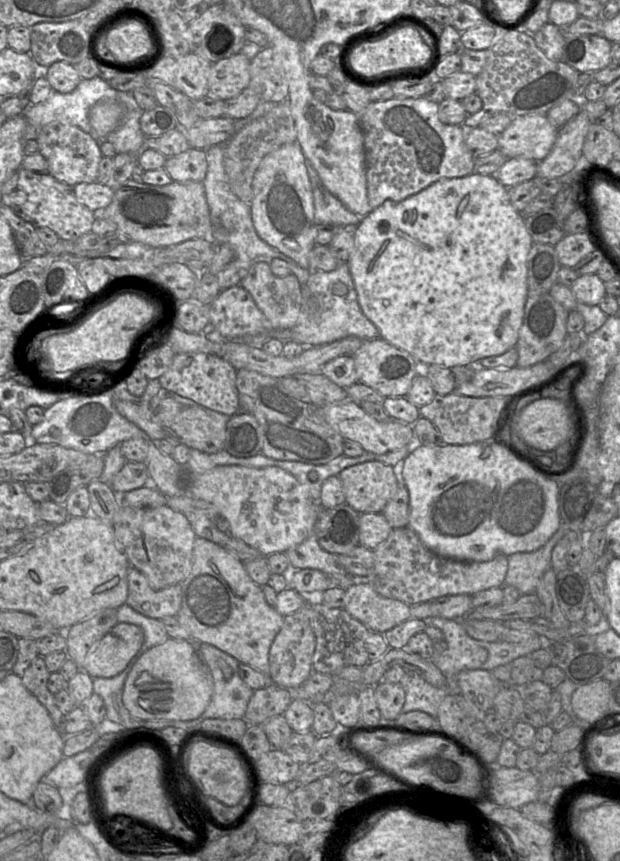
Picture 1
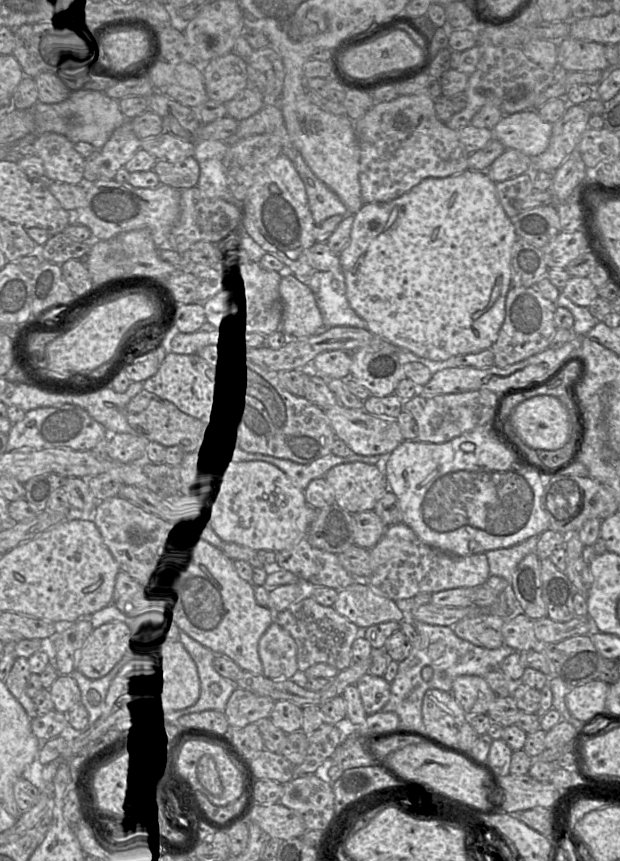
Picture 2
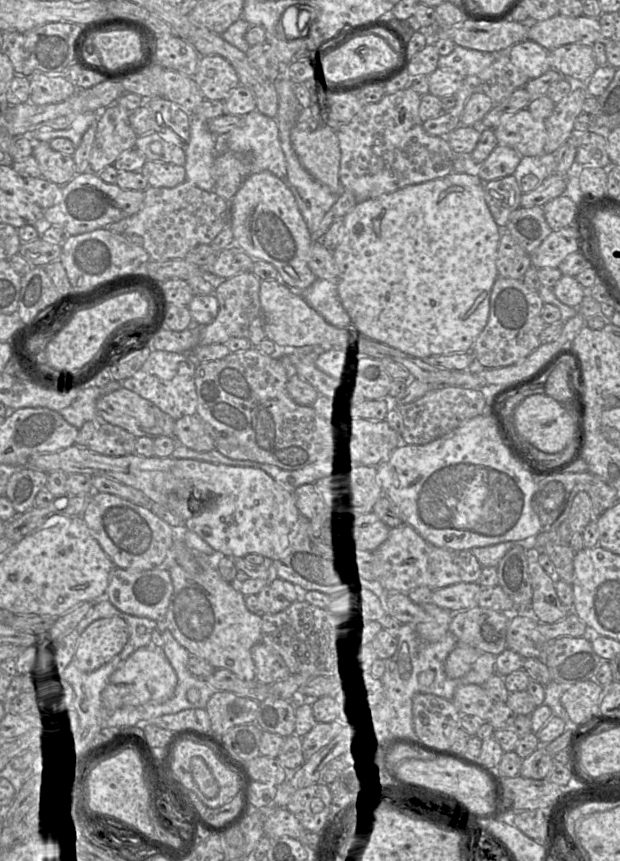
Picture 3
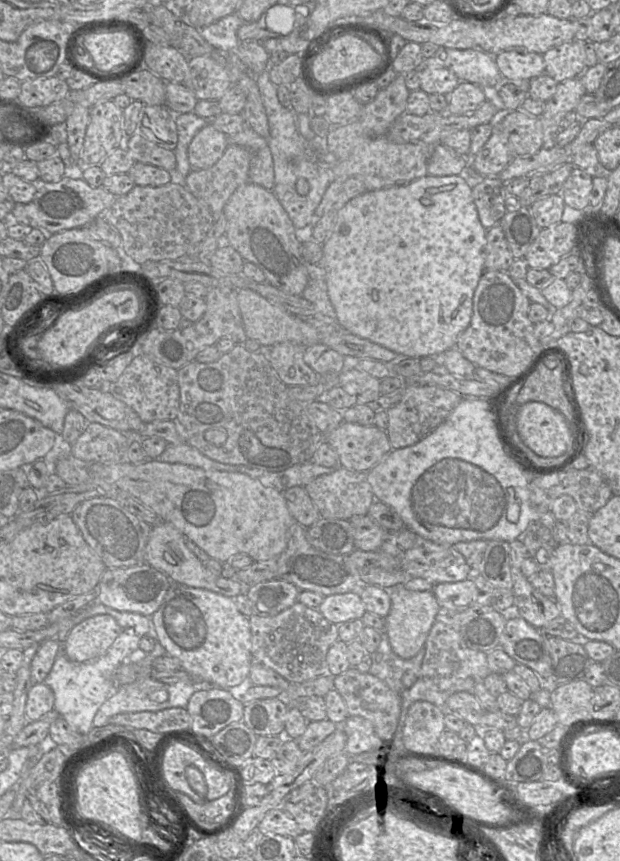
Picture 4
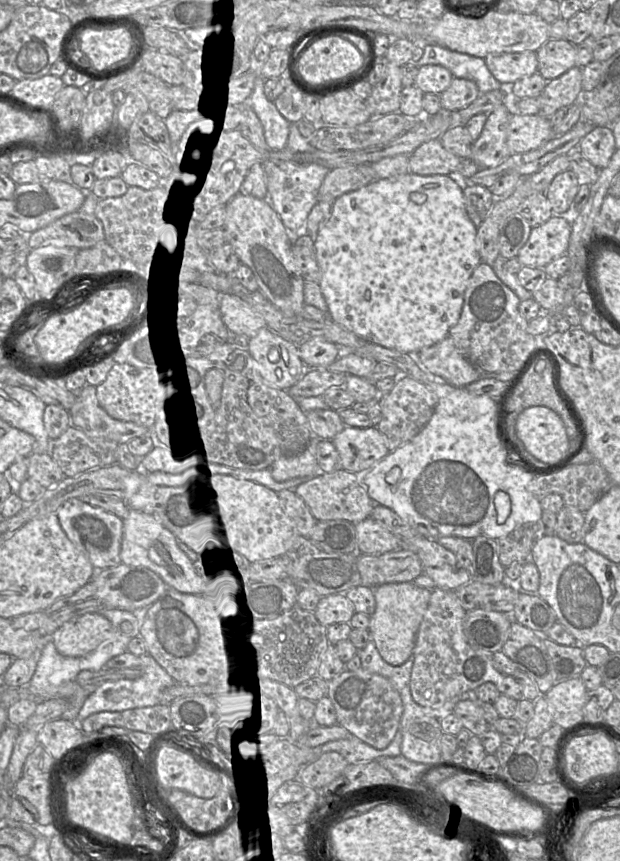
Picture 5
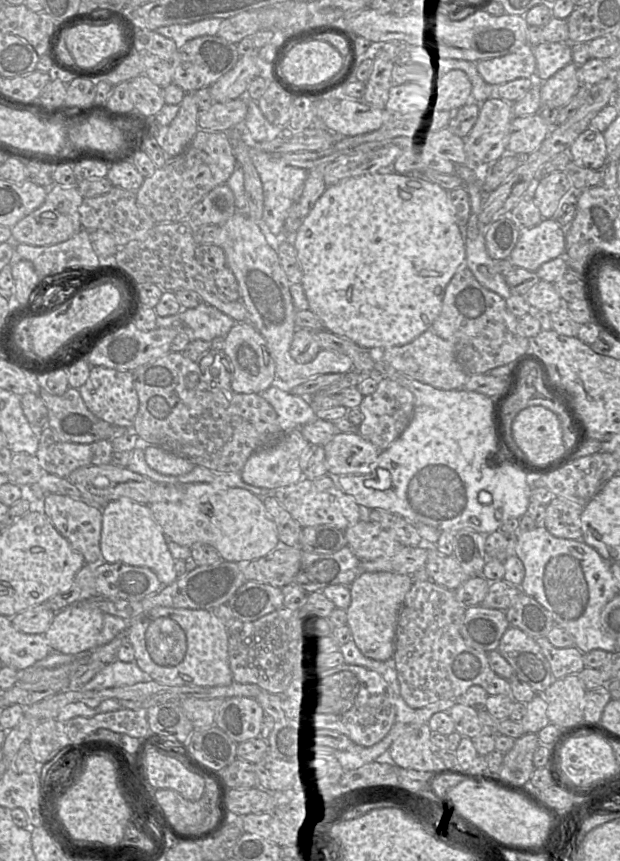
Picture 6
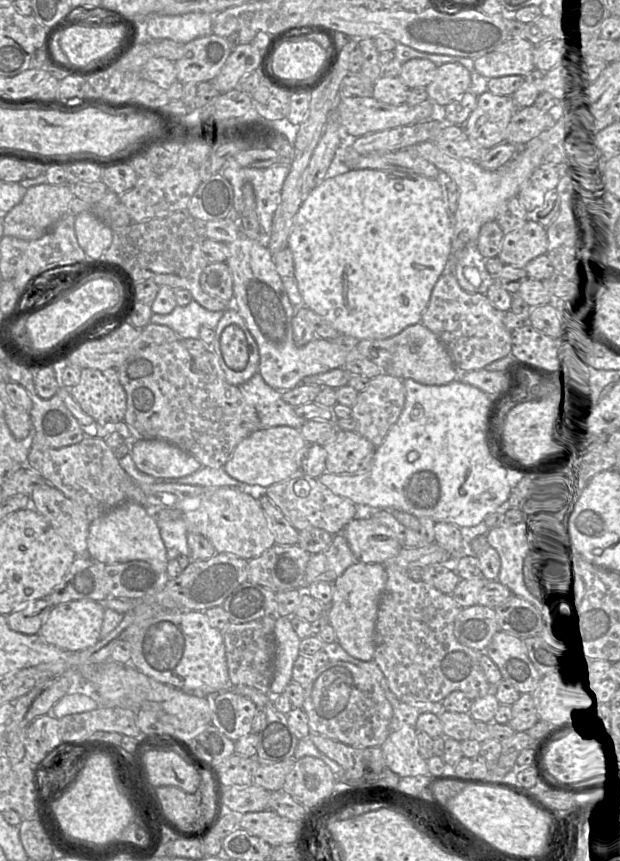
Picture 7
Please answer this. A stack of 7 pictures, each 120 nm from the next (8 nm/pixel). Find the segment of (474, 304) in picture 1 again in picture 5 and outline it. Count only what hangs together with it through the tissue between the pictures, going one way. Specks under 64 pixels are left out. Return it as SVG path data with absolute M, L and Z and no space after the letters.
M406 173L386 179L376 179L370 184L338 197L331 207L329 218L314 237L315 255L320 268L319 285L328 306L327 316L360 339L415 355L448 336L450 328L458 321L464 292L475 268L482 263L476 247L477 227L467 215L463 194L464 184L455 175L417 175Z

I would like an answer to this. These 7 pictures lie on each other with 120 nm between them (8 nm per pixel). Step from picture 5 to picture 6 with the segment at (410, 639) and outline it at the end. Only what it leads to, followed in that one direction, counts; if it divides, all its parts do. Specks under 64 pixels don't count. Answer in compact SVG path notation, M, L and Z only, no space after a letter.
M361 571L349 585L351 603L346 609L347 626L354 643L364 656L376 661L393 658L399 613L412 584L410 575Z

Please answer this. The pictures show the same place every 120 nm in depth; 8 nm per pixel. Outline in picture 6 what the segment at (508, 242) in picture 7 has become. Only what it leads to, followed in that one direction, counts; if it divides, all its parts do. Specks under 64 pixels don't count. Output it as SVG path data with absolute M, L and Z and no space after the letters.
M549 218L533 227L522 228L508 259L514 267L536 272L542 264L564 256L566 227Z

